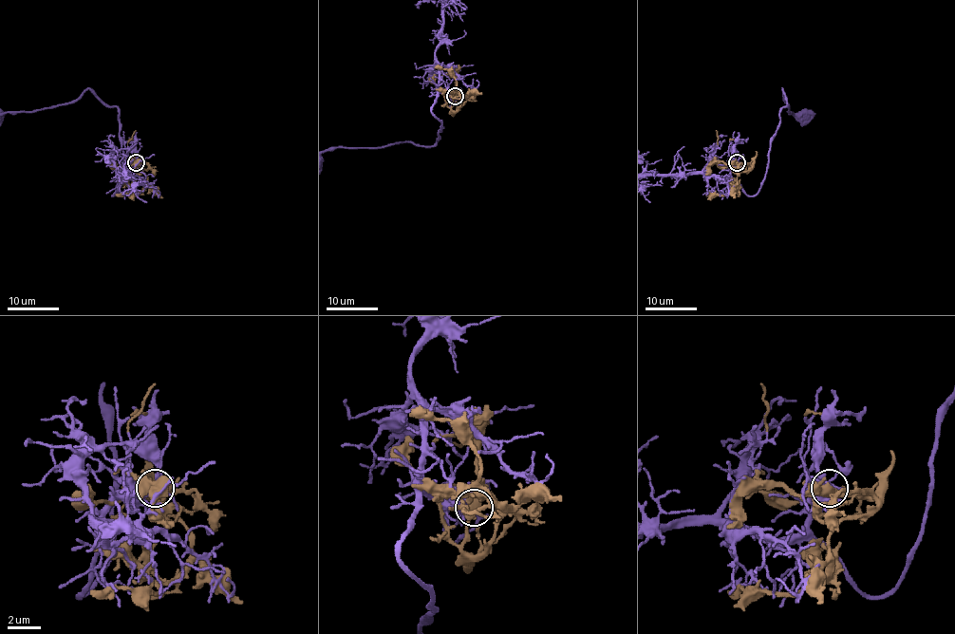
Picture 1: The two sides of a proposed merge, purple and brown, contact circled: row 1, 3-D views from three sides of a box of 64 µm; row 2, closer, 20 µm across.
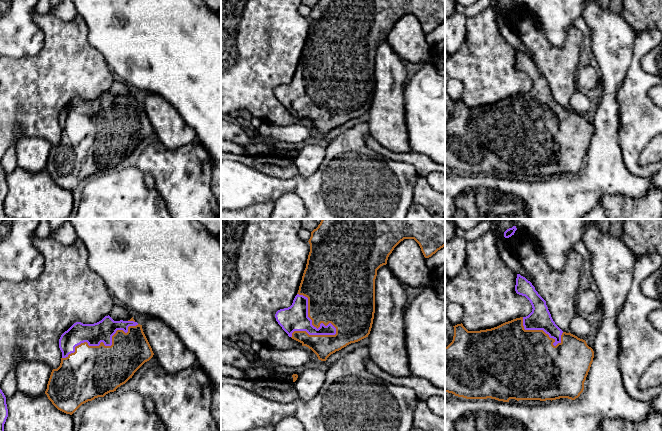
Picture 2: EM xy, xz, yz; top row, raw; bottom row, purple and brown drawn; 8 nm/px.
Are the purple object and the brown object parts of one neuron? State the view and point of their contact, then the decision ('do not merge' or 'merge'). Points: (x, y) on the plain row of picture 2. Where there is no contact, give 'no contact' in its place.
meets purple in xz at (311, 98); do not merge

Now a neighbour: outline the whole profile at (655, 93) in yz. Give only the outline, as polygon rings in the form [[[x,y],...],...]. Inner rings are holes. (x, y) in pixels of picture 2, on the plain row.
[[[662,86],[652,87],[649,91],[649,97],[656,106],[662,108]]]

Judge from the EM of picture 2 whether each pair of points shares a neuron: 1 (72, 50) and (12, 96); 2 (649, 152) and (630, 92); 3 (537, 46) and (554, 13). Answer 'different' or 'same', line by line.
1: same
2: different
3: different

